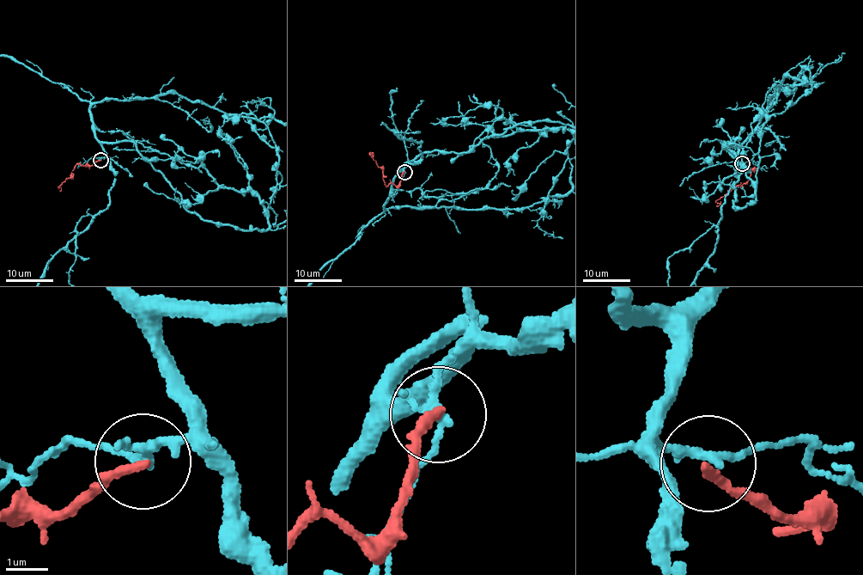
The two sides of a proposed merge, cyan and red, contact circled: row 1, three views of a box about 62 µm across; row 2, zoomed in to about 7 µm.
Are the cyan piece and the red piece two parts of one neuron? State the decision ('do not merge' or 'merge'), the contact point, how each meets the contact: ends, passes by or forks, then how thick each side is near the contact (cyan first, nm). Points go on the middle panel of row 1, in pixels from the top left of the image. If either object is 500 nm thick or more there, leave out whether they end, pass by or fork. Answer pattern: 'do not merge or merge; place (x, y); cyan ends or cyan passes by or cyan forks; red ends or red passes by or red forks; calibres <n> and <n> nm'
do not merge; place (404, 172); cyan forks; red ends; calibres 160 and 220 nm

